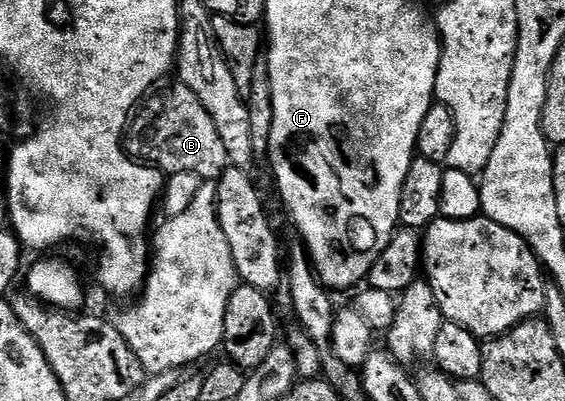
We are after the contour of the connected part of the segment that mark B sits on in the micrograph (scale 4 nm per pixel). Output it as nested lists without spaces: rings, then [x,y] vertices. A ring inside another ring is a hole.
[[[178,86],[175,92],[163,98],[158,117],[148,124],[146,137],[140,141],[140,150],[144,150],[153,161],[160,159],[167,169],[180,170],[189,175],[191,172],[194,176],[202,176],[198,178],[206,182],[217,181],[228,167],[224,138],[220,138],[216,122],[212,122],[200,98],[184,86]]]

